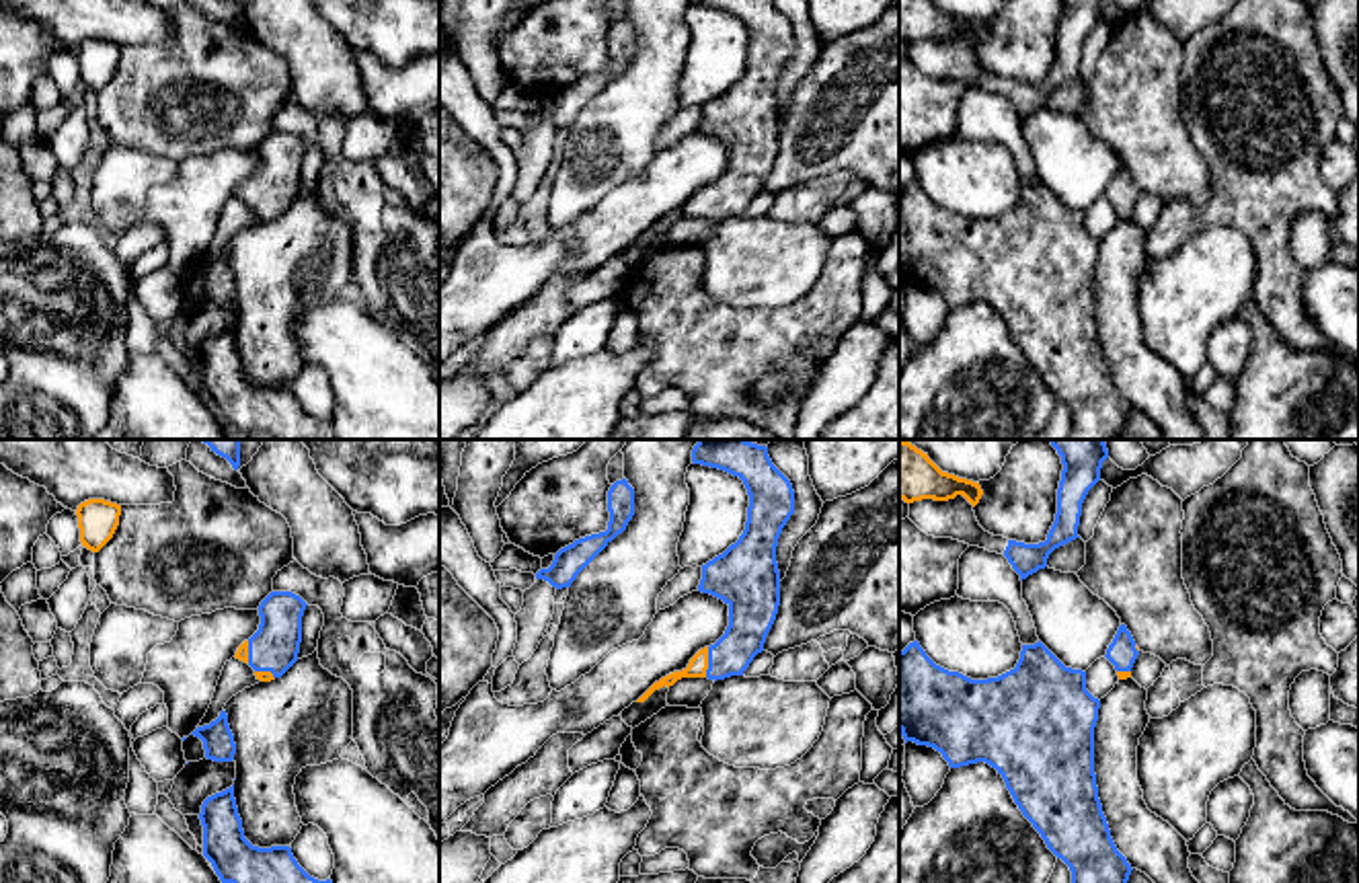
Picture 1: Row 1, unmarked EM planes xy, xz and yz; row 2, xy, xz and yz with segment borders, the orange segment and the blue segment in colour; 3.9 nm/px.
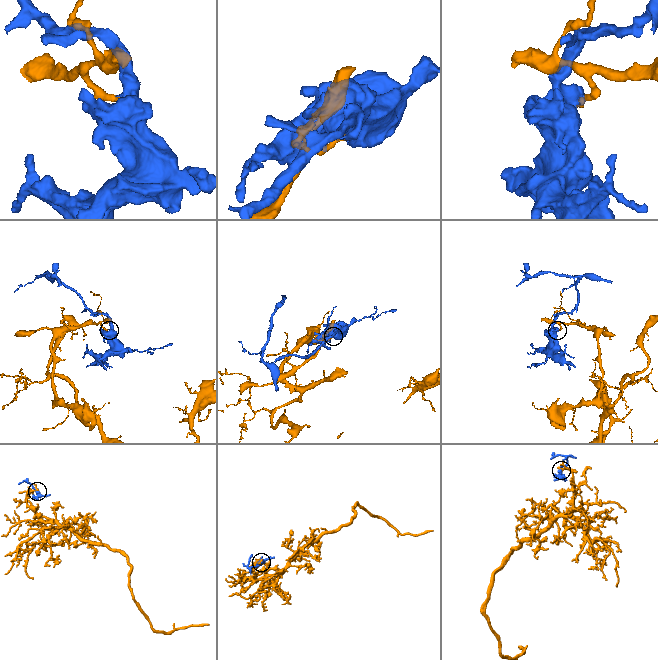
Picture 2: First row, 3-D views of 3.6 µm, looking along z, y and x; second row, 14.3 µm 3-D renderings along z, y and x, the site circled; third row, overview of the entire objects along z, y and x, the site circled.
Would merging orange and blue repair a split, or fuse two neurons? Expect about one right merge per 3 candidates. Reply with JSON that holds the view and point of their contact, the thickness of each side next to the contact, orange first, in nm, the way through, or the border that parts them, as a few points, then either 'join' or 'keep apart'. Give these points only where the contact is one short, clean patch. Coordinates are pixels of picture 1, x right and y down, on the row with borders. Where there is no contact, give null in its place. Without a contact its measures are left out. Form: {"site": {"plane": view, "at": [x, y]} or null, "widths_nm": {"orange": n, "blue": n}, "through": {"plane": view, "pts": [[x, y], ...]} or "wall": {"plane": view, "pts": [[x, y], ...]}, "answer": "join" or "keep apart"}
{"site": {"plane": "xz", "at": [707, 662]}, "widths_nm": {"orange": 80, "blue": 180}, "answer": "keep apart"}

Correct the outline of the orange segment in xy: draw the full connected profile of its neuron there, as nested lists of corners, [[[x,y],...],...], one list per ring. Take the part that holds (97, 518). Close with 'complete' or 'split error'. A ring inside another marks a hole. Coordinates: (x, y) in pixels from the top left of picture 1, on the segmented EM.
[[[88,499],[78,505],[80,542],[92,552],[99,552],[119,526],[121,505],[105,499]]]; complete

